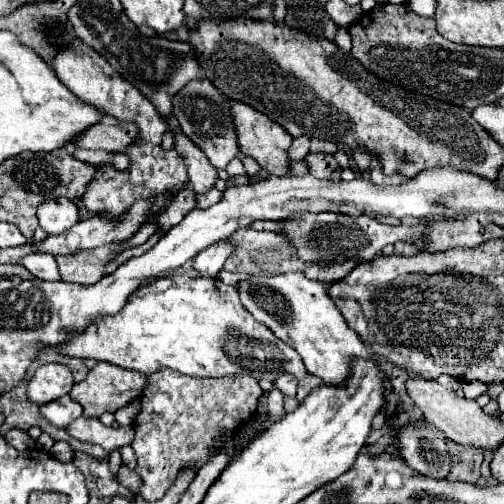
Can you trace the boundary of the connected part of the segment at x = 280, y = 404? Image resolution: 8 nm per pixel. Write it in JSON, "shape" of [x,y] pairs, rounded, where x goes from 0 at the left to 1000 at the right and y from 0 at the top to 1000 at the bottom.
{"shape":[[[548,766],[532,782],[532,825],[548,829],[548,837],[567,825],[567,817],[563,817],[563,786],[556,782],[556,774]]]}

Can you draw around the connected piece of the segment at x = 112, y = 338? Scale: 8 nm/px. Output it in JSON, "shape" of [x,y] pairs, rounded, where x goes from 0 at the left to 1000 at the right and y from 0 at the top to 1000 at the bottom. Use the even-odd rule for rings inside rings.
{"shape":[[[345,540],[325,552],[313,552],[310,560],[294,560],[254,591],[254,603],[234,623],[210,627],[190,643],[175,647],[163,663],[143,667],[131,679],[127,698],[151,710],[187,710],[198,718],[218,718],[254,734],[274,734],[282,742],[298,742],[317,730],[341,730],[381,750],[440,750],[448,742],[476,738],[496,742],[508,754],[548,754],[560,742],[575,742],[587,754],[611,746],[599,710],[591,710],[591,698],[556,671],[548,671],[548,663],[536,659],[532,647],[520,647],[512,635],[504,635],[504,627],[476,603],[464,567],[448,567],[437,552],[389,548],[385,540]]]}

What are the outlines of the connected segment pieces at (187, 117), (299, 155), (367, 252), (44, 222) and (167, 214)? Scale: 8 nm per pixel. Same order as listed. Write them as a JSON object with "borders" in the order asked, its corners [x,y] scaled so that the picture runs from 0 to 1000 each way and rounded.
{"borders":[[[[381,159],[345,190],[345,230],[361,254],[361,262],[397,290],[413,317],[429,333],[448,333],[452,321],[472,306],[468,262],[460,246],[460,230],[448,206],[448,190],[425,175],[417,159]]],[[[583,274],[571,298],[575,317],[603,317],[603,310],[611,306],[611,294],[615,294],[615,274]]],[[[639,421],[639,425],[607,425],[607,433],[583,433],[583,440],[556,440],[560,444],[560,468],[579,480],[579,488],[591,496],[591,512],[607,524],[631,524],[631,528],[655,528],[663,520],[714,512],[714,516],[738,516],[754,504],[754,496],[766,484],[782,484],[790,476],[821,476],[825,468],[845,456],[845,448],[829,444],[817,452],[806,448],[766,448],[754,444],[746,433],[734,429],[687,429],[687,425],[663,425],[663,421]]],[[[135,393],[95,397],[75,413],[79,452],[95,464],[123,464],[155,440],[155,409]]],[[[369,369],[369,377],[357,377],[345,389],[337,409],[310,433],[310,440],[313,440],[317,456],[337,456],[385,413],[389,413],[389,381],[377,369]]]]}

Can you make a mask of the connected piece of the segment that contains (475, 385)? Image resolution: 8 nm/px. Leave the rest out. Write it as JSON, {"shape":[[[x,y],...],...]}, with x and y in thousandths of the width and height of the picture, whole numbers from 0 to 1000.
{"shape":[[[917,758],[917,774],[921,774],[925,790],[944,794],[952,782],[964,778],[964,762],[956,762],[956,758]]]}

